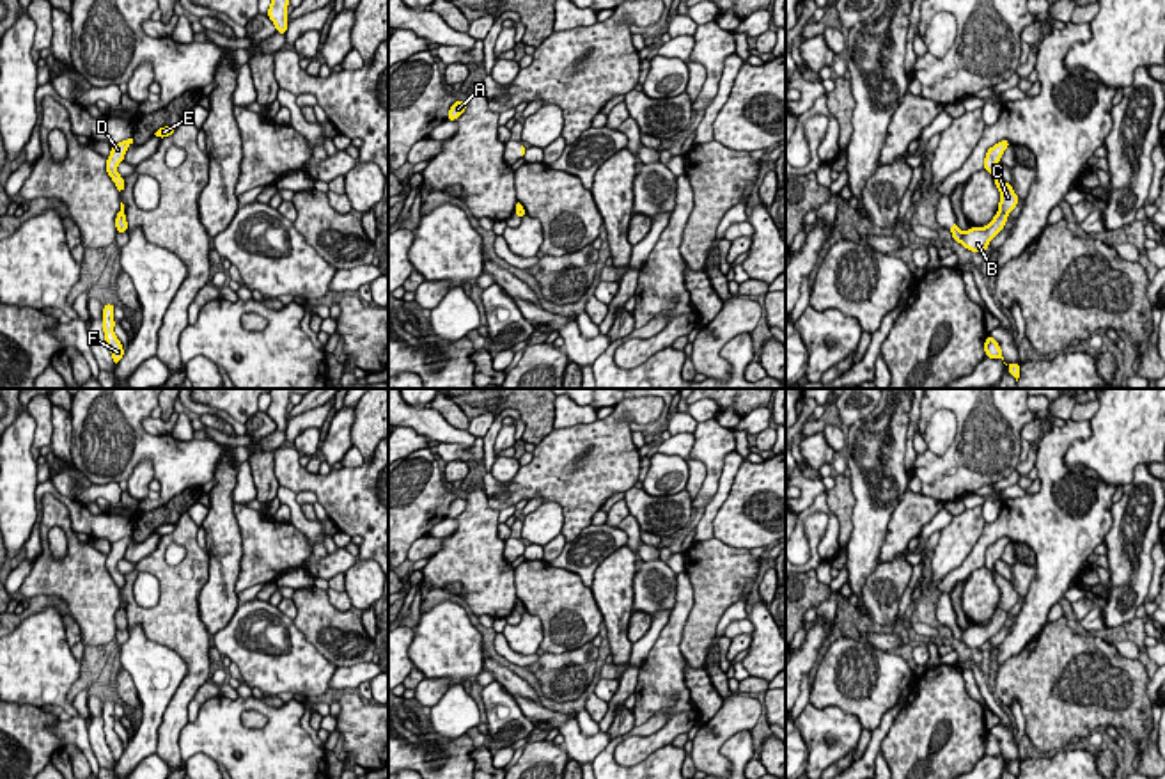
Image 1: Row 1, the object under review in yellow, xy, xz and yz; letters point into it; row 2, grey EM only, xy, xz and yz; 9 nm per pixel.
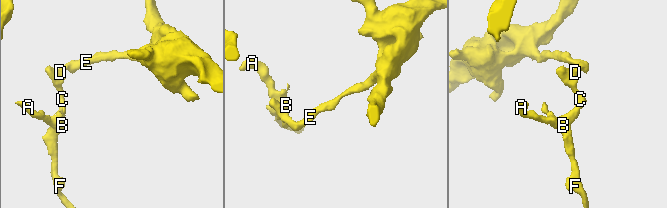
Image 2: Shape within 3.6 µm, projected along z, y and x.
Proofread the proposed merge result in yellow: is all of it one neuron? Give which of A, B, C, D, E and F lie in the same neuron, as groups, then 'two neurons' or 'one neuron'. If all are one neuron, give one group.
A B F / C D E | two neurons

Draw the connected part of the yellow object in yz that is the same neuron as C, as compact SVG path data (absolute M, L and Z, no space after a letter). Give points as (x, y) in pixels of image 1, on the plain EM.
M1004 536L988 547L984 555L984 568L988 568L993 573L995 582L1000 587L998 609L1004 609L1005 612L1009 612L1020 598L1013 584L995 570L995 563L1002 557L1002 552L1009 543L1009 538Z

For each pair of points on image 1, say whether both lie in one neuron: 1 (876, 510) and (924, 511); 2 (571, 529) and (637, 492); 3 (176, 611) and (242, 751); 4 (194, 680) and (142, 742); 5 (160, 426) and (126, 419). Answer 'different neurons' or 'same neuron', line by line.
1: different neurons
2: different neurons
3: different neurons
4: different neurons
5: different neurons

